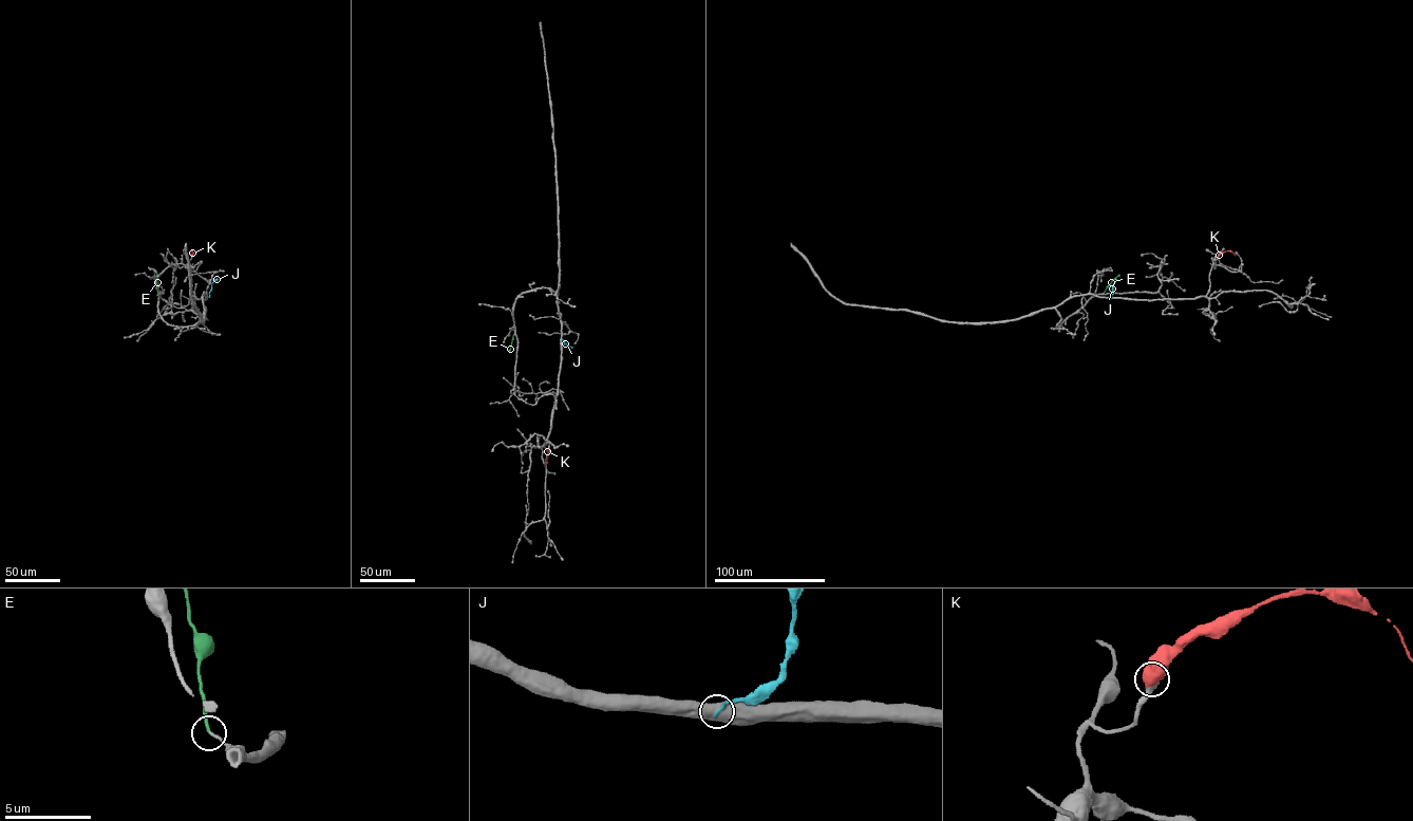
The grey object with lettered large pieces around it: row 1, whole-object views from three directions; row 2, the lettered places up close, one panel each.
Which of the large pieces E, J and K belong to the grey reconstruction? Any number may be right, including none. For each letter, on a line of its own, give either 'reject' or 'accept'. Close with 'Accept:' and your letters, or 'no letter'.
E: accept
J: reject
K: accept
Accept: E, K

